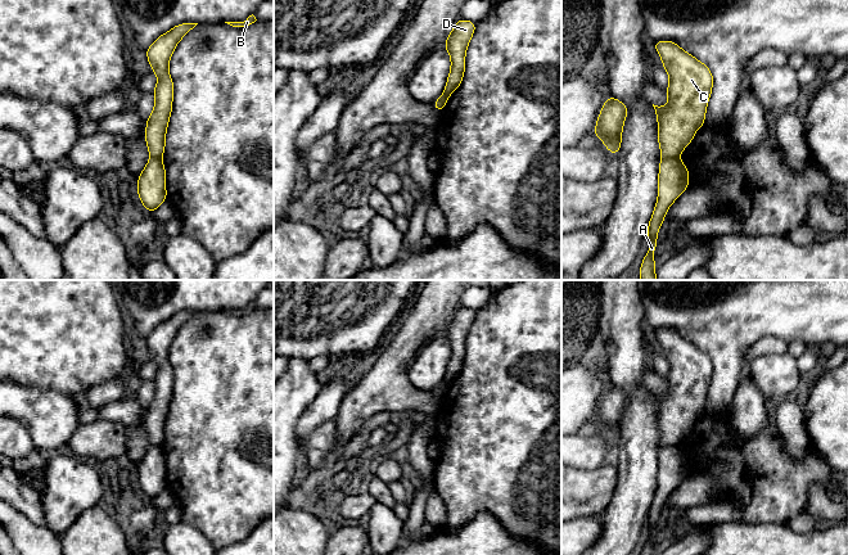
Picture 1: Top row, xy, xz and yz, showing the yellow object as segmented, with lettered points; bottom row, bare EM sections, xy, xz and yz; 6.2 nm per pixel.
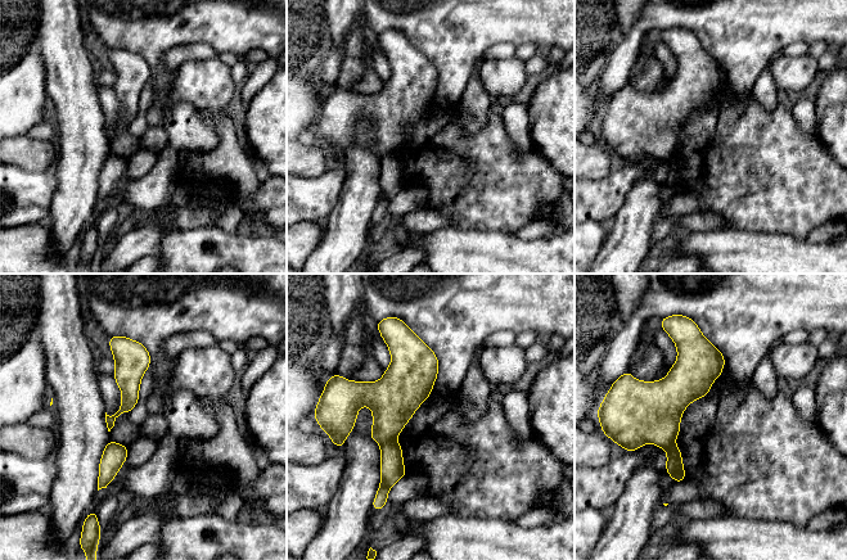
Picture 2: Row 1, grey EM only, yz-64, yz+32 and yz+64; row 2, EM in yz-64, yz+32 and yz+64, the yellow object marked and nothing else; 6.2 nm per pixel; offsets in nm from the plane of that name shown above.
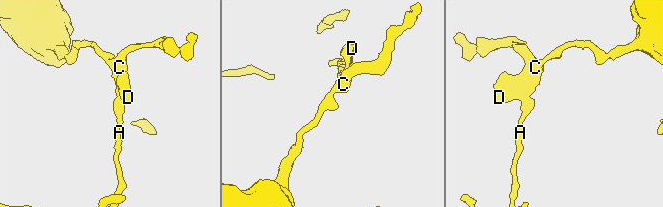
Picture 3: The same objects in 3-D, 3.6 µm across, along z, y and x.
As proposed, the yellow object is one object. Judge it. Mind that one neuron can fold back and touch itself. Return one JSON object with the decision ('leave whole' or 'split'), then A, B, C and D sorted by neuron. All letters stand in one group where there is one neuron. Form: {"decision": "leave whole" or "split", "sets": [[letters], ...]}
{"decision": "split", "sets": [["A"], ["B", "C", "D"]]}

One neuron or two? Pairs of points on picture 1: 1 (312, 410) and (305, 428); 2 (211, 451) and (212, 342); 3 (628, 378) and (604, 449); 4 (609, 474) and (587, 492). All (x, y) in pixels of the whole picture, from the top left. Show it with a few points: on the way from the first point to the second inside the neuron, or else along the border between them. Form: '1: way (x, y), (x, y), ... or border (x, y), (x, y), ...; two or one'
1: way (312, 414), (307, 424); one
2: way (212, 424), (212, 369); one
3: border (616, 445), (612, 458); two
4: way (604, 478), (592, 490); one

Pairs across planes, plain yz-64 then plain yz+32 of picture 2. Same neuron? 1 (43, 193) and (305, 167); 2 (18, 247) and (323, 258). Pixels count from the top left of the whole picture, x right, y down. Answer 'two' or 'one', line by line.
1: two
2: two

